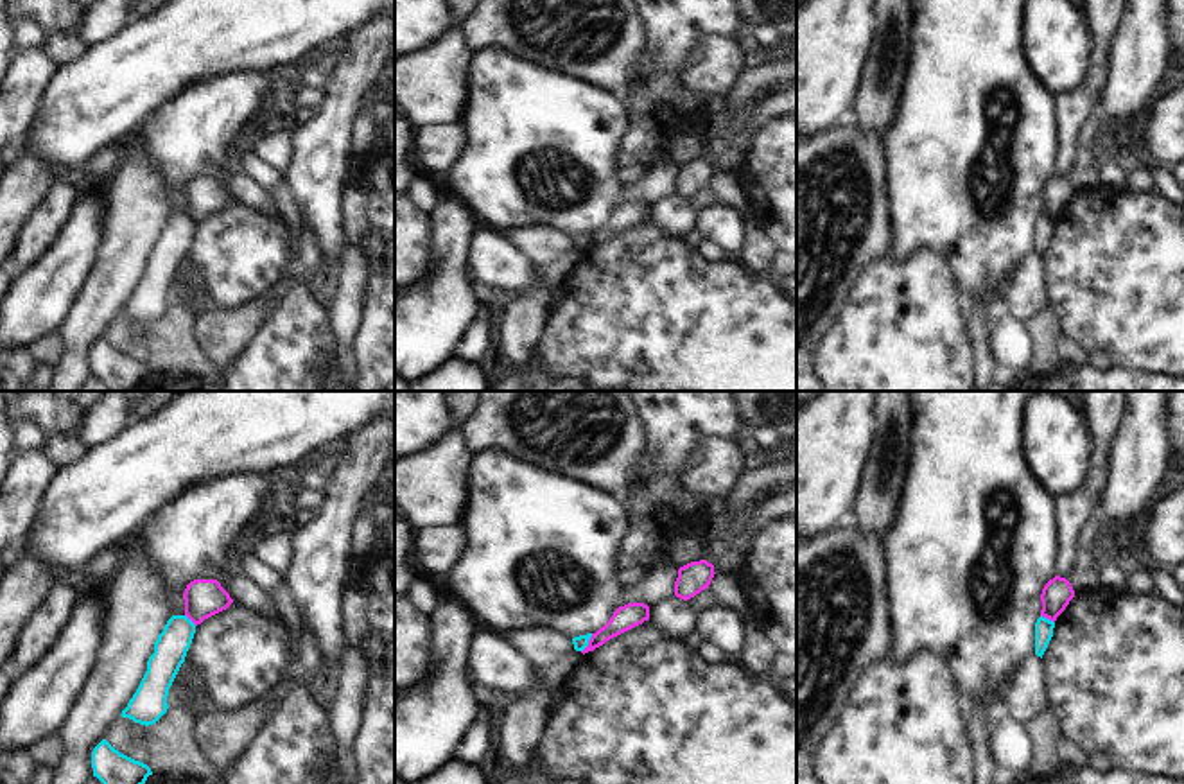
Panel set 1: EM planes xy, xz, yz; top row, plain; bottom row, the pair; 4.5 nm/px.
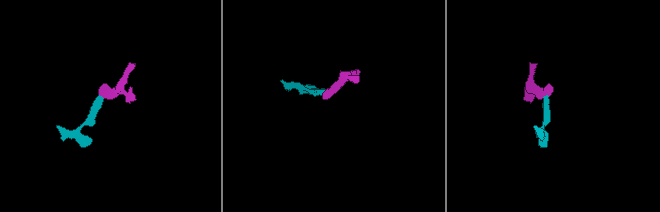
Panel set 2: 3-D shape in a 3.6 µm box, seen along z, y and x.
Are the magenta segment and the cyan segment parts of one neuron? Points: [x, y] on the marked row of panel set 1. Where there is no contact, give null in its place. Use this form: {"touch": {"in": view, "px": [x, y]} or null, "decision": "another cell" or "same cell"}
{"touch": {"in": "xz", "px": [589, 643]}, "decision": "another cell"}

